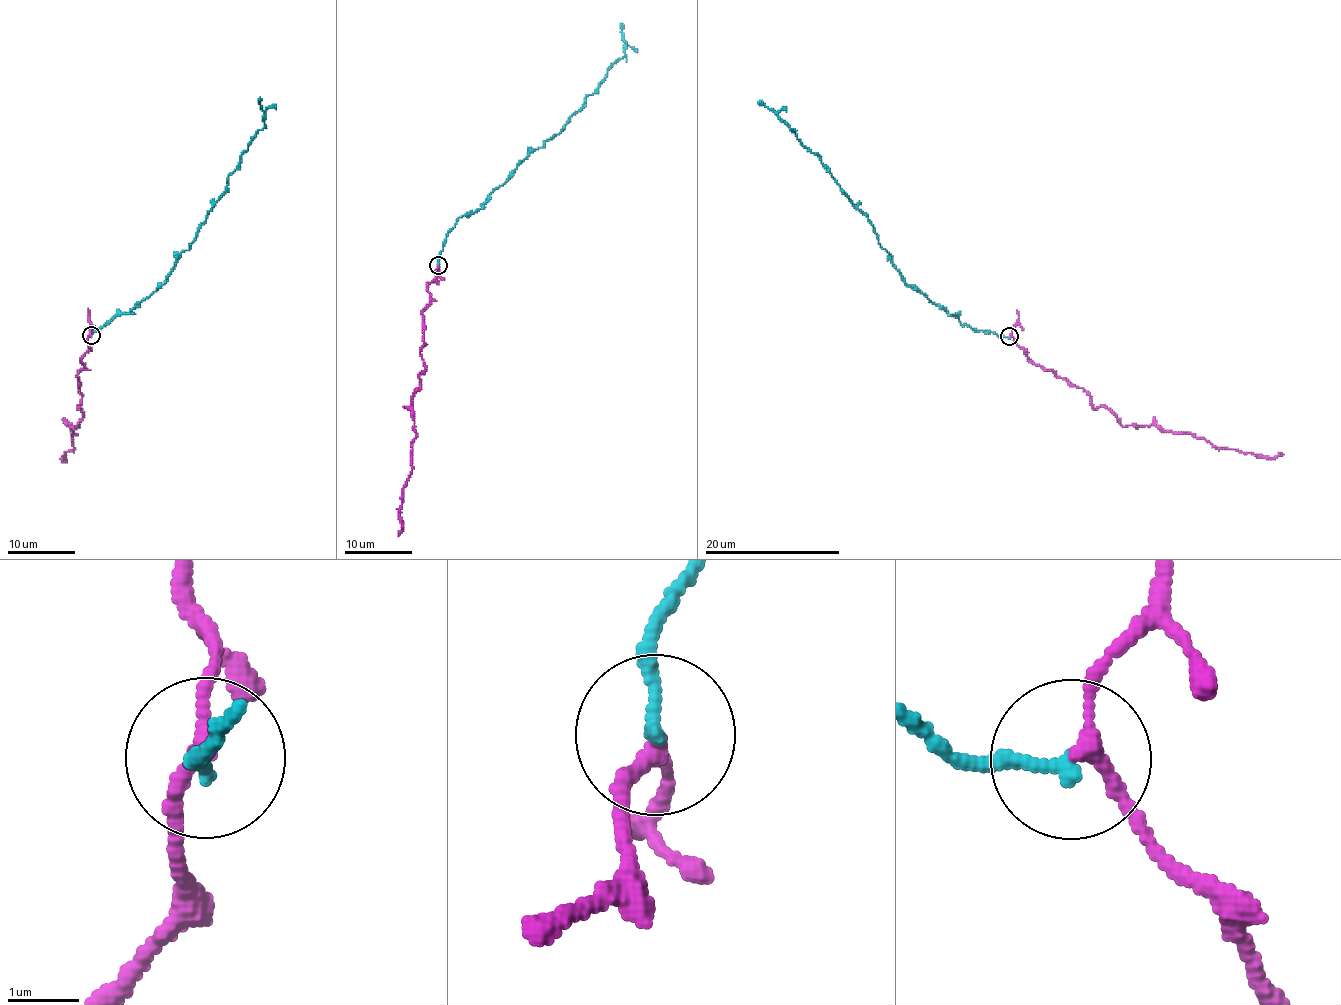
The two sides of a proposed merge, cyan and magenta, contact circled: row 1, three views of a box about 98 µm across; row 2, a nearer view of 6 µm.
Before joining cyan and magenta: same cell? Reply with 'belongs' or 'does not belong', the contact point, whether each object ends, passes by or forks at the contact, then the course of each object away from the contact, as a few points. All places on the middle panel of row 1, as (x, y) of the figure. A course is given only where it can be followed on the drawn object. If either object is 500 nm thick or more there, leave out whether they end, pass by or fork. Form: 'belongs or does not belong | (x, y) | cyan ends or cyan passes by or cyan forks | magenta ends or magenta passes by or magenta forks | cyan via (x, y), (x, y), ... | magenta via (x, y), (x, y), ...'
belongs | (438, 265) | cyan ends | magenta passes by | cyan via (439, 266), (442, 242), (458, 219), (482, 207), (533, 150), (561, 131), (624, 55), (620, 23) | magenta via (439, 266), (428, 286), (429, 306), (422, 312), (424, 371), (412, 398), (416, 438), (398, 536)

